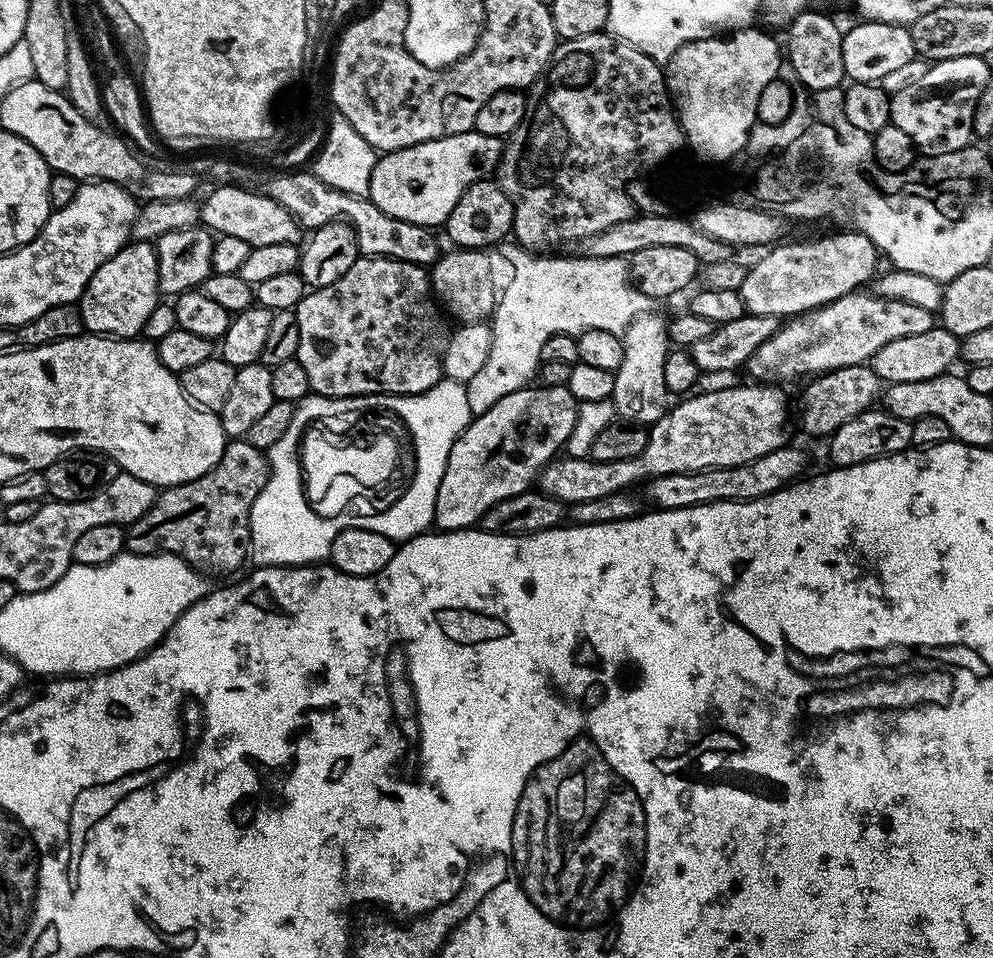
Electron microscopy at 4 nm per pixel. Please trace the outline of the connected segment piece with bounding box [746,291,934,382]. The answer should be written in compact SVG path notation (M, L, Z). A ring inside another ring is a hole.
M854 291L825 304L823 308L813 308L811 312L801 312L799 316L791 317L769 340L762 342L760 349L748 359L746 372L752 375L749 377L756 382L792 380L795 376L815 378L825 372L831 372L833 368L845 368L851 364L871 361L875 352L886 346L886 342L894 342L894 338L910 338L914 334L926 334L934 327L933 313L922 310L922 306L910 306L910 302L901 300L885 300L879 294L871 294L872 296L863 300L860 295L859 291ZM860 316L868 323L861 328Z

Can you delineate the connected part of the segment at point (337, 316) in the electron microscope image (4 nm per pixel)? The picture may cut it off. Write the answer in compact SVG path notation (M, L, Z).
M361 255L346 270L344 277L325 288L314 288L305 291L294 309L294 323L298 330L298 350L295 359L302 362L306 369L306 378L310 378L312 392L318 396L417 396L430 390L442 378L442 357L446 343L446 331L440 321L441 309L430 291L430 276L419 264L408 264L405 260L392 260L388 256Z

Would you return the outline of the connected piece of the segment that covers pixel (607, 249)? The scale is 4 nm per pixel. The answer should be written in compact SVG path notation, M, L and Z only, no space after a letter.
M638 214L628 217L620 223L607 228L598 235L592 235L584 241L585 252L593 259L602 257L625 257L631 256L638 250L656 248L658 246L674 246L675 248L688 249L694 253L696 259L703 265L715 264L721 265L722 261L726 260L732 252L731 245L723 244L720 240L712 239L704 232L699 231L695 223L678 218L680 216L671 215L652 215Z

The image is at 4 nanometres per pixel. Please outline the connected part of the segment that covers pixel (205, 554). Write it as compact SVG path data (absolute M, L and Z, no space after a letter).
M236 438L225 443L222 458L206 474L185 484L165 487L156 500L130 525L126 532L126 548L133 556L155 556L167 554L181 556L197 572L209 577L220 576L223 572L236 572L247 561L252 547L252 507L258 494L268 481L270 465L267 455L254 447L246 438Z

